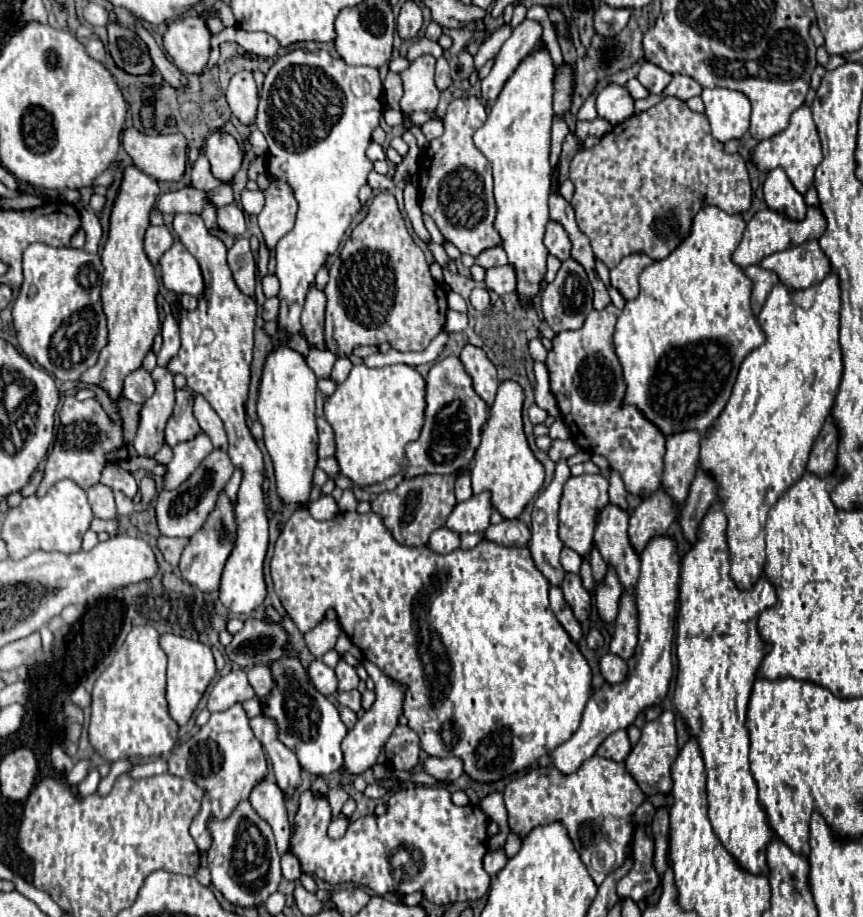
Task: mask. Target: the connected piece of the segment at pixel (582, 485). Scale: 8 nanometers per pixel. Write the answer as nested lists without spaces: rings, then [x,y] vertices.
[[[582,474],[582,476],[570,476],[566,480],[562,500],[560,500],[560,538],[568,548],[576,550],[582,556],[584,562],[580,568],[580,578],[588,592],[594,590],[594,578],[592,578],[592,570],[588,564],[588,552],[592,550],[592,534],[596,528],[594,518],[598,510],[602,510],[606,504],[608,504],[608,480],[604,476]]]

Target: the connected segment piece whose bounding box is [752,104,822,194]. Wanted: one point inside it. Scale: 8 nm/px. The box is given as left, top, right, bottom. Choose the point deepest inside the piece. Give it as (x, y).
(797, 149)

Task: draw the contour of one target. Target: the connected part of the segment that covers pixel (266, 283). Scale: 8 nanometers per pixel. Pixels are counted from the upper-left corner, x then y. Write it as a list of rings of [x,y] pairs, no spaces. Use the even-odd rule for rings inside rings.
[[[266,274],[266,276],[262,278],[262,288],[264,288],[266,298],[276,296],[276,294],[278,294],[278,290],[280,290],[280,286],[278,286],[278,278],[276,278],[274,274]]]

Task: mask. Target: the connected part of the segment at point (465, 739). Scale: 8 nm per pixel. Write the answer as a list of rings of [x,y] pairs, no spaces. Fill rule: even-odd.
[[[298,506],[292,512],[292,516],[288,518],[288,522],[274,546],[274,556],[272,556],[270,568],[272,568],[274,592],[278,594],[282,606],[286,608],[288,616],[294,620],[298,630],[302,634],[310,632],[316,624],[320,624],[324,620],[326,610],[334,608],[342,630],[362,650],[364,658],[374,662],[386,676],[400,680],[408,686],[406,700],[404,700],[404,716],[408,718],[408,726],[420,736],[422,750],[428,752],[430,756],[438,756],[438,758],[446,758],[446,756],[462,758],[464,770],[470,778],[474,778],[478,782],[496,782],[504,776],[510,776],[522,768],[536,764],[540,756],[558,748],[562,742],[566,742],[578,730],[586,702],[592,696],[590,666],[588,666],[586,658],[580,654],[578,646],[570,640],[568,632],[554,618],[554,612],[550,610],[550,600],[548,600],[550,582],[534,566],[528,548],[508,548],[508,546],[500,546],[490,540],[482,540],[472,550],[458,548],[450,554],[434,554],[434,550],[430,550],[428,546],[410,548],[410,546],[398,544],[392,538],[392,534],[388,532],[388,528],[382,524],[382,518],[374,512],[368,512],[368,514],[342,512],[332,520],[320,522],[320,520],[312,518],[306,508]]]

